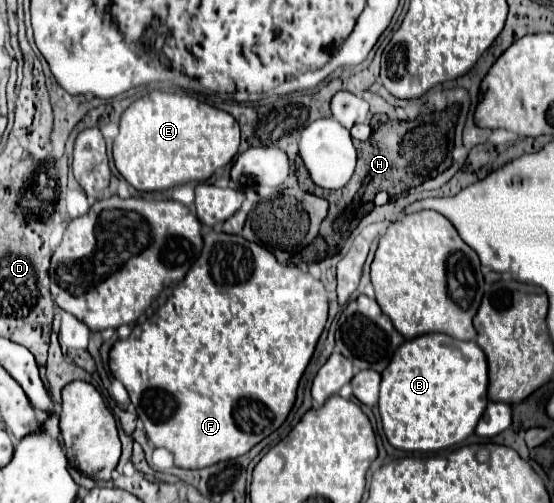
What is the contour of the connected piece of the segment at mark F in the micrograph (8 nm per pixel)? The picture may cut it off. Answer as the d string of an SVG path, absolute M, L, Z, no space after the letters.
M210 231L204 235L202 255L192 265L192 269L184 277L184 281L178 283L172 297L166 301L166 305L158 309L158 313L152 317L150 323L136 325L128 339L122 339L112 347L110 369L112 369L112 375L124 383L124 387L130 395L130 401L134 403L138 417L144 423L146 435L154 443L154 447L164 447L164 449L172 451L174 465L178 465L182 469L210 467L218 461L234 459L234 457L248 453L254 445L258 445L262 439L266 439L272 431L276 431L286 421L286 417L296 401L298 383L314 355L314 349L316 349L316 343L324 331L326 319L328 319L328 297L326 297L324 285L318 279L314 279L310 273L300 271L298 267L280 265L268 249L264 249L262 245L250 243L240 235Z

